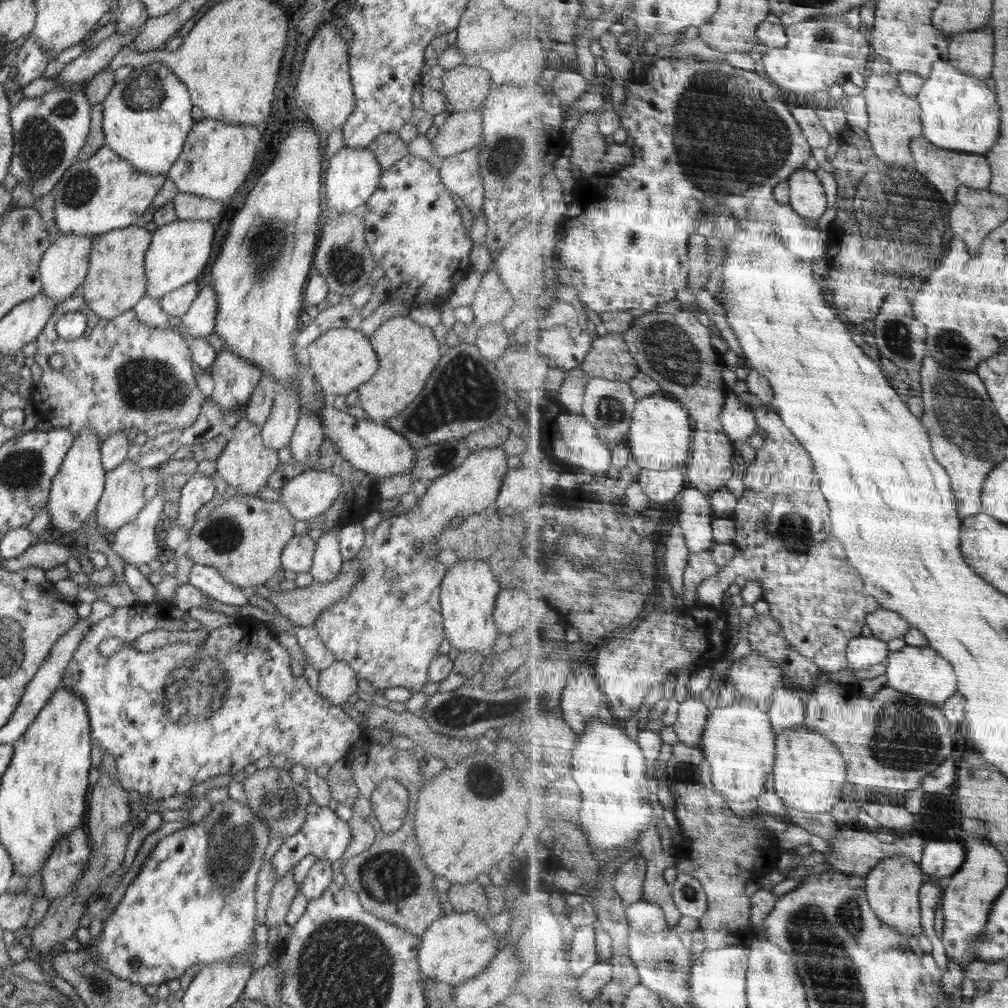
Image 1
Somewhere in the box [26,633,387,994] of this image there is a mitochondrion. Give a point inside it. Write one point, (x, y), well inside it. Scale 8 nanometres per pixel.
(191, 680)

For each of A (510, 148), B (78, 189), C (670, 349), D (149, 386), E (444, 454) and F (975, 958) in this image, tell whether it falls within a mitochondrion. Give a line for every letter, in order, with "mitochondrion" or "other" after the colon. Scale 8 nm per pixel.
A: mitochondrion
B: mitochondrion
C: mitochondrion
D: mitochondrion
E: mitochondrion
F: other

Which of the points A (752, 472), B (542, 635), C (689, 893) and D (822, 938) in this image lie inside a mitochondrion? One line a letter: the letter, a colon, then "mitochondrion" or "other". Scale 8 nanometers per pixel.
A: other
B: other
C: mitochondrion
D: mitochondrion

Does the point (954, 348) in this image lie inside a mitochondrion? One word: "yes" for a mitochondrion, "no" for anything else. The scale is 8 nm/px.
yes

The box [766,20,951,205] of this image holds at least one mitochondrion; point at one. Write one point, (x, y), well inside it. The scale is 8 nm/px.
(824, 34)

